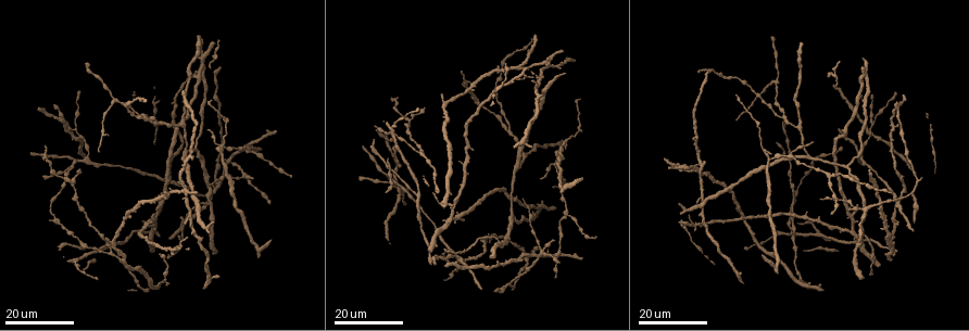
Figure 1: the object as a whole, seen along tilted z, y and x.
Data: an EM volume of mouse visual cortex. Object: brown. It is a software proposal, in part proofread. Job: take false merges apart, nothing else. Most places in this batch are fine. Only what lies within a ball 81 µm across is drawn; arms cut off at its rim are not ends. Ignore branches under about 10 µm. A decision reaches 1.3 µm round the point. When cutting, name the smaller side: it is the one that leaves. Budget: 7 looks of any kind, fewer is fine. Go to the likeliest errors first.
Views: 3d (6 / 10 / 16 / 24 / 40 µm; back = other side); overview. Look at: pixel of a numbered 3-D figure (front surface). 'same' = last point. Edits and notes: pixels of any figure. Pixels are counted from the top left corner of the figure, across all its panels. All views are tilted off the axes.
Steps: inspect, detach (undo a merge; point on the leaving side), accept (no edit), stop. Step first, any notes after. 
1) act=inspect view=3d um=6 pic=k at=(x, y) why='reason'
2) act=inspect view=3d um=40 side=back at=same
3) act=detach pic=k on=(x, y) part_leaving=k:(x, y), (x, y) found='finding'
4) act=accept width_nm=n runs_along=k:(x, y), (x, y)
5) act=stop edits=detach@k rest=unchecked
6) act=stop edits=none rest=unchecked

act=inspect view=3d um=24 pic=1 at=(869, 259) why='three-way junction'

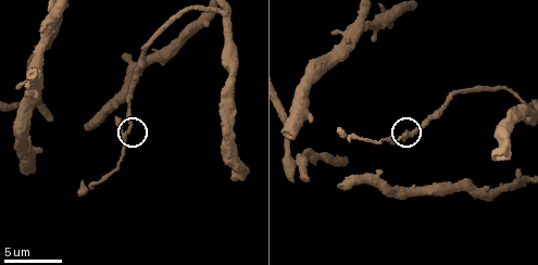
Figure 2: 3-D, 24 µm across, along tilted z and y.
act=inspect view=3d um=10 pic=2 at=(401, 135) why='zoom in'

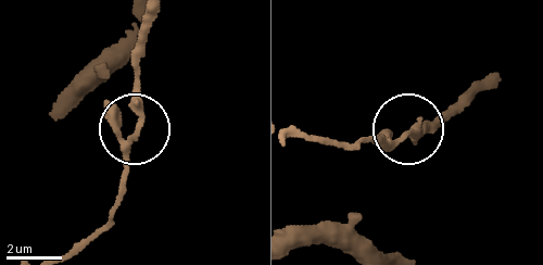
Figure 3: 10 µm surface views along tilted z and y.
act=accept runs_along=3:(153, 10), (138, 129), (111, 210) found='all the same neuron'

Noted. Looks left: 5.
act=inspect view=3d um=24 pic=1 at=(554, 164) why='two arms at a narrow angle'

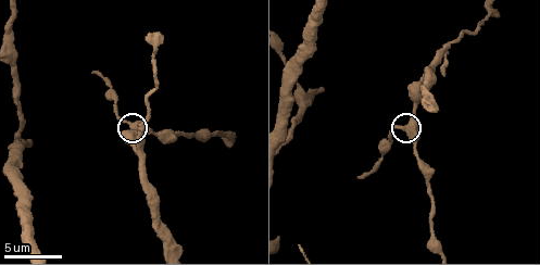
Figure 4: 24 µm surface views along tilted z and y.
act=inspect view=3d um=6 pic=4 at=(406, 128) why='zoom in'

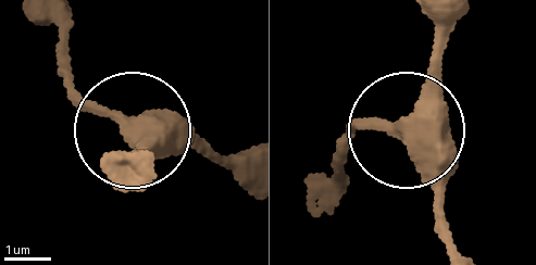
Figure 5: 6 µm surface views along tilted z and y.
act=inspect view=3d um=6 side=back pic=5 at=(132, 131)

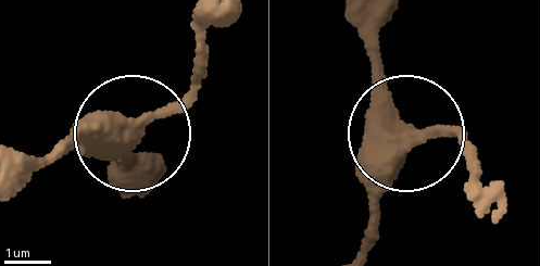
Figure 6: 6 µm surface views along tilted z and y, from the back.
act=accept runs_along=6:(362, 243), (384, 178), (411, 144), (446, 134), (476, 160) found='one neuron here'

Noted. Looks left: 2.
act=inspect view=3d um=10 pic=4 at=(298, 87)

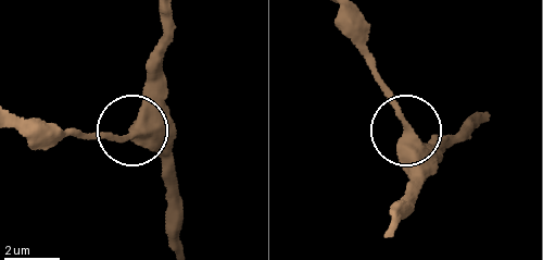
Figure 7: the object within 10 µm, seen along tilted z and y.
act=inspect view=3d um=10 side=back pic=7 at=(410, 136)

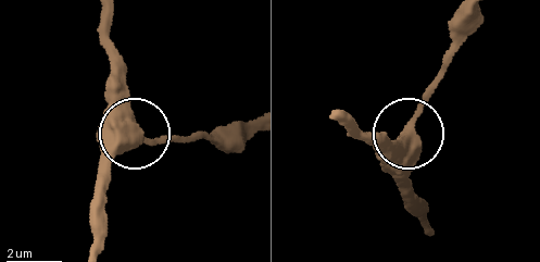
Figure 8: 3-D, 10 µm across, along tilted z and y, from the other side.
act=accept side_arm_um=29 runs_along=8:(428, 227), (394, 177), (402, 134), (387, 140) found='all the same neuron'

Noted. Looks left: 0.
act=stop edits=none rest=unchecked

